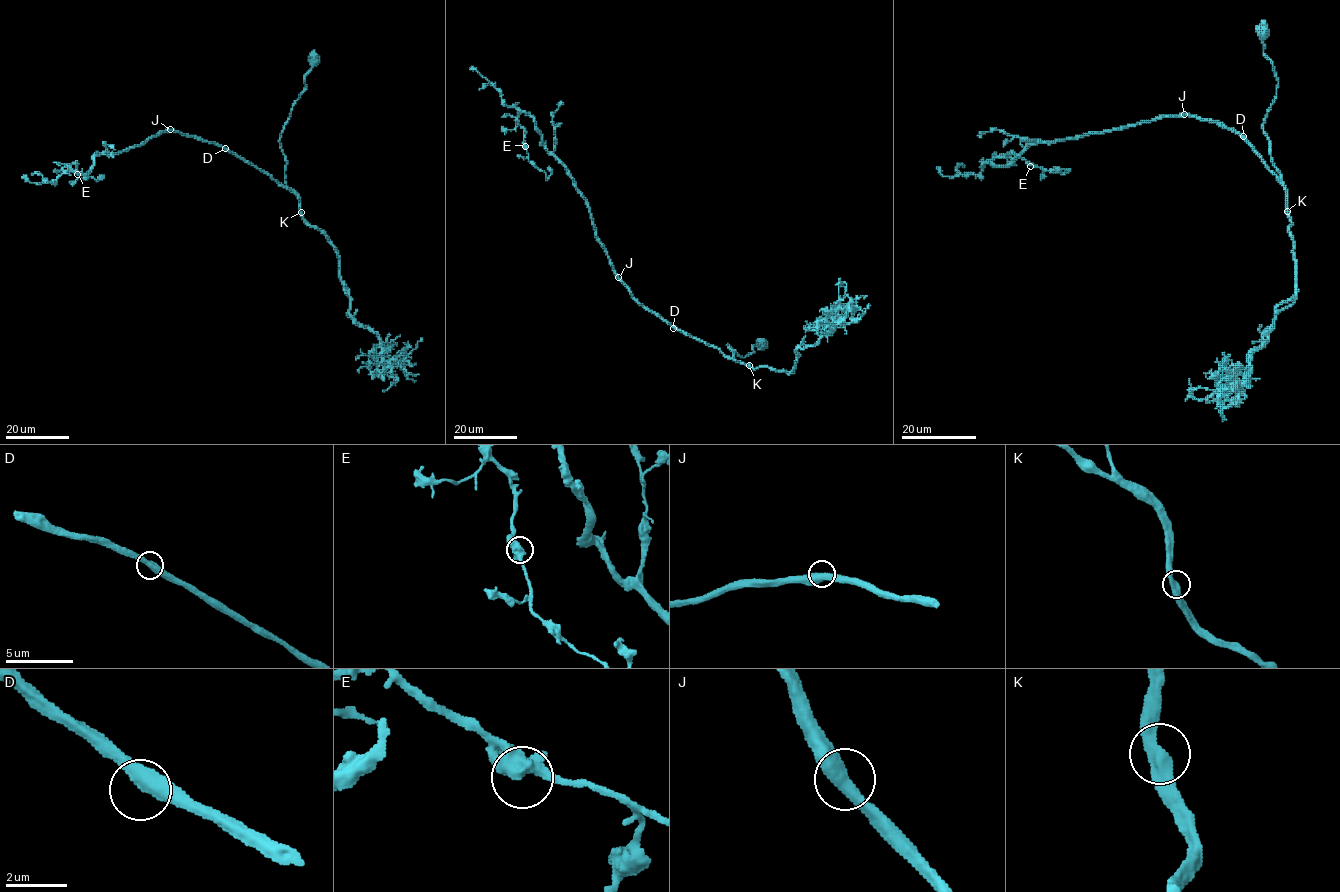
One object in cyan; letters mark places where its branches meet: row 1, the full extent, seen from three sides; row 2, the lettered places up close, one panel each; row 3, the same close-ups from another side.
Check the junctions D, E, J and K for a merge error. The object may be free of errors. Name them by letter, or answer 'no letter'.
no letter

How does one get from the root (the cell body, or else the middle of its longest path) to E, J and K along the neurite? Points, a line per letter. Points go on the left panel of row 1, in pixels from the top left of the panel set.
E: (313, 60), (281, 134), (285, 186), (218, 144), (173, 131), (97, 154), (87, 174), (73, 163), (77, 174)
J: (313, 60), (305, 78), (305, 90), (281, 134), (286, 163), (285, 186), (218, 144), (170, 129)
K: (313, 60), (305, 78), (305, 90), (294, 105), (280, 138), (286, 163), (286, 185), (297, 196), (301, 212)

